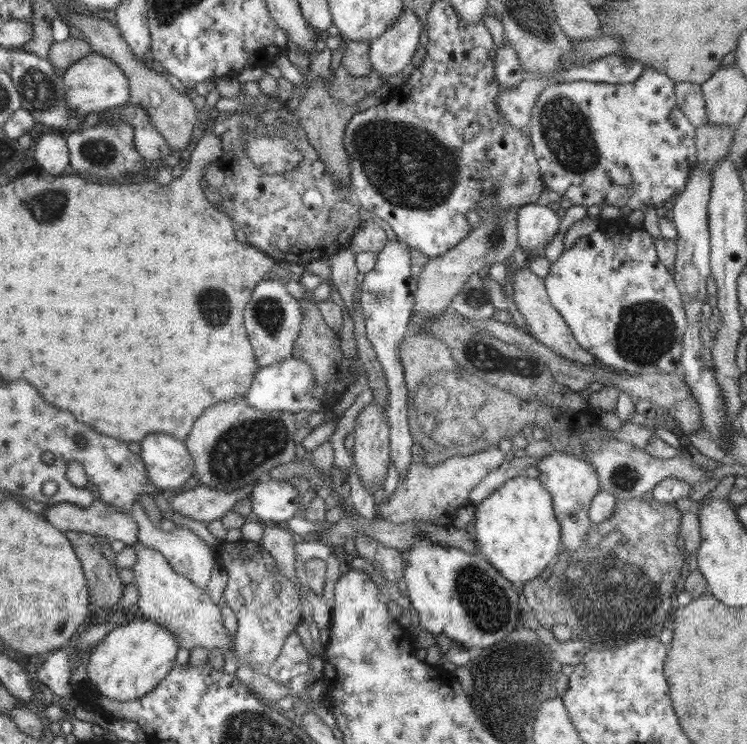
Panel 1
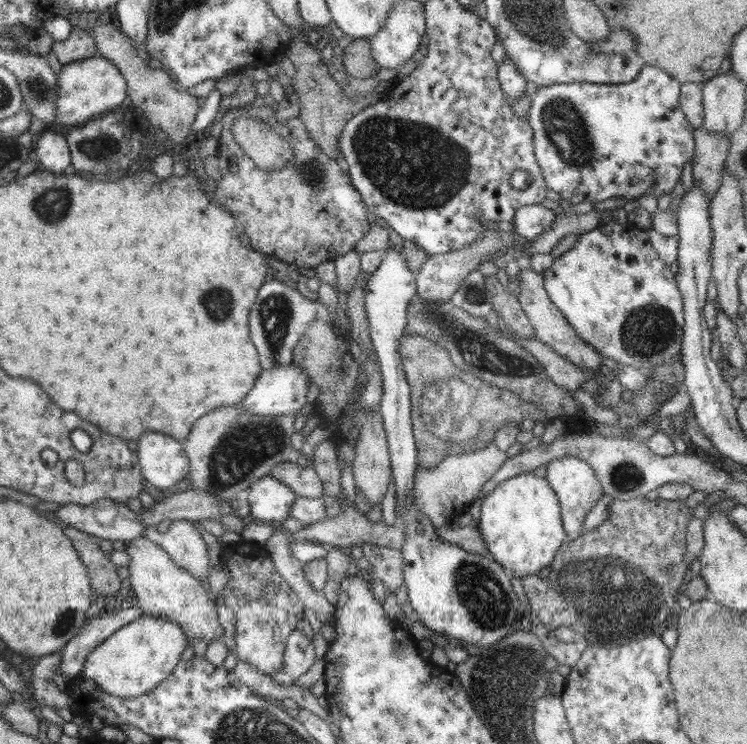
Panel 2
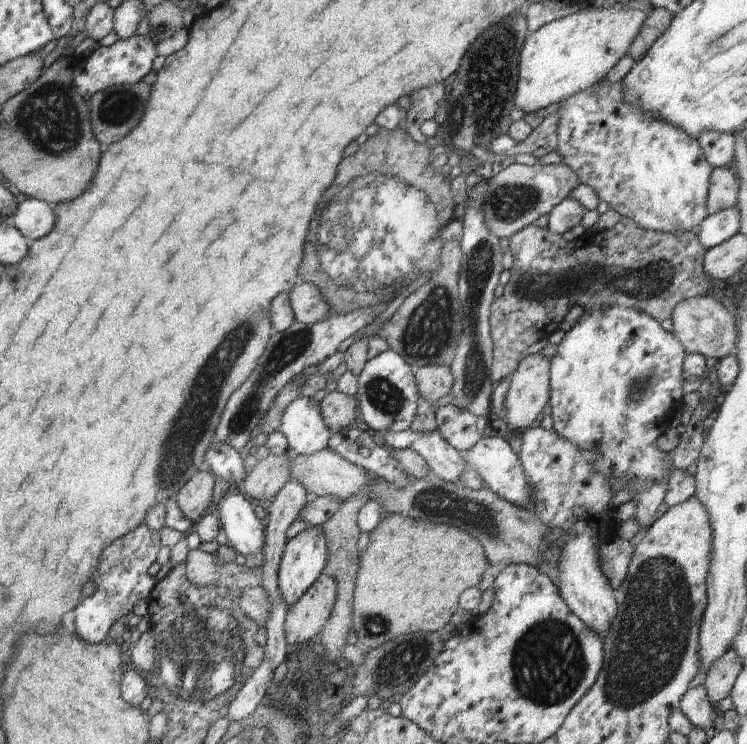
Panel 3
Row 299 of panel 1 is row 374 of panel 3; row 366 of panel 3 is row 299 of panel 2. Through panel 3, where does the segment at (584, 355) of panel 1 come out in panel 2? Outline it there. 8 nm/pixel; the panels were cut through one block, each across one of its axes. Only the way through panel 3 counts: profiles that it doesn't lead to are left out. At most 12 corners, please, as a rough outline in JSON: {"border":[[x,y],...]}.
{"border":[[543,273],[517,274],[517,299],[536,339],[579,369],[599,372],[586,344],[549,299]]}

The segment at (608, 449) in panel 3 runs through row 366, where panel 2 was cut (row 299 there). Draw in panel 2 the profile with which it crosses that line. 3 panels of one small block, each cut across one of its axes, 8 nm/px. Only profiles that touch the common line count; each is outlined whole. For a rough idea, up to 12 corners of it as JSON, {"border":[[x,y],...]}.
{"border":[[646,230],[582,233],[543,273],[602,356],[681,354],[683,296]]}

